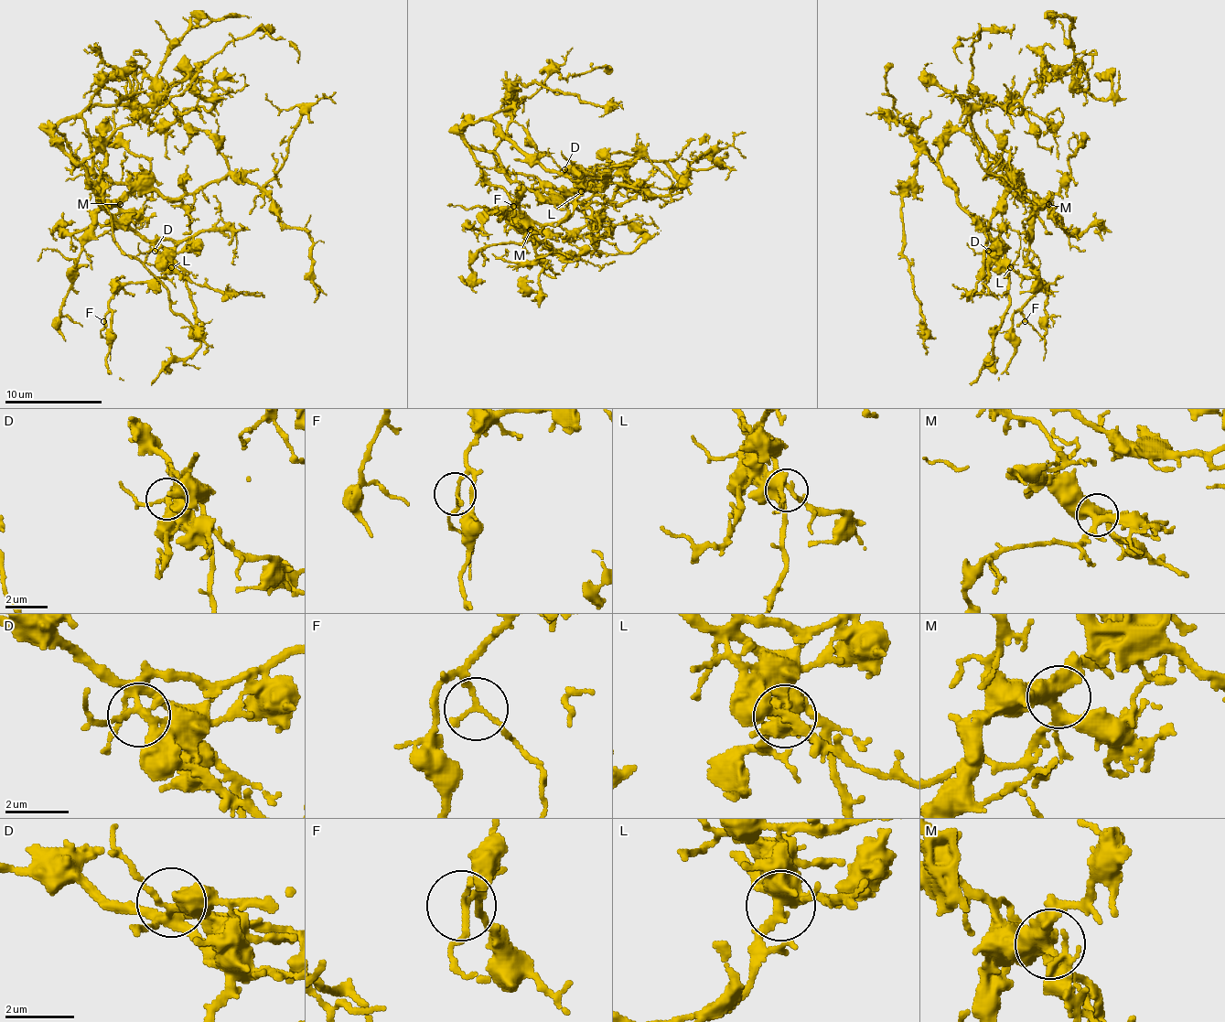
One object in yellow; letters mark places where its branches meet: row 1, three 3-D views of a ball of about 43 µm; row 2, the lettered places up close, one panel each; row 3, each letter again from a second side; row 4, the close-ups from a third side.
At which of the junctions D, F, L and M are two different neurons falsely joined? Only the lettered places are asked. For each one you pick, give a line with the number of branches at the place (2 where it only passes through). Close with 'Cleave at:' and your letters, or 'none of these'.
Cleave at: none of these

